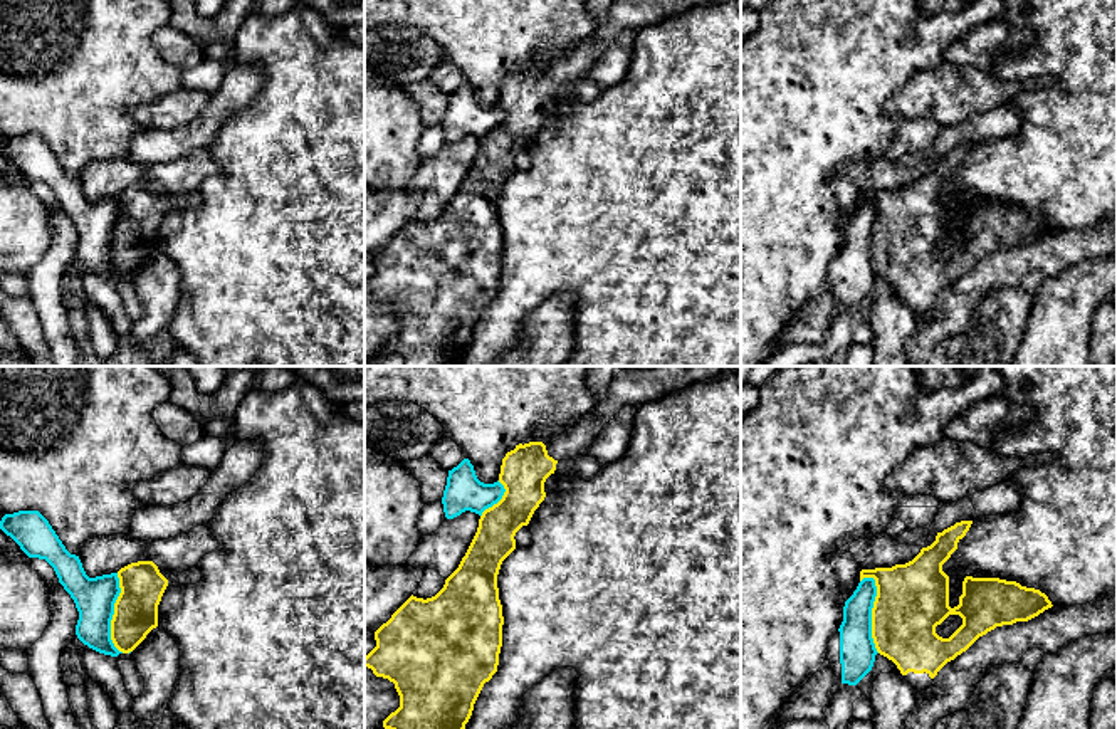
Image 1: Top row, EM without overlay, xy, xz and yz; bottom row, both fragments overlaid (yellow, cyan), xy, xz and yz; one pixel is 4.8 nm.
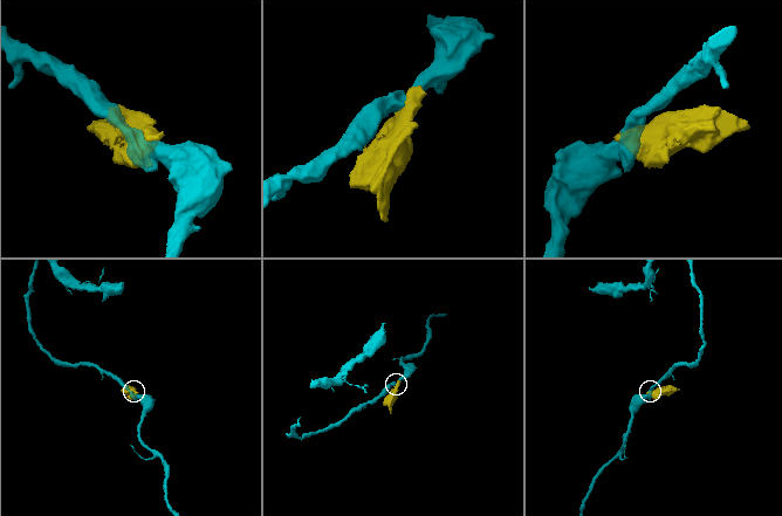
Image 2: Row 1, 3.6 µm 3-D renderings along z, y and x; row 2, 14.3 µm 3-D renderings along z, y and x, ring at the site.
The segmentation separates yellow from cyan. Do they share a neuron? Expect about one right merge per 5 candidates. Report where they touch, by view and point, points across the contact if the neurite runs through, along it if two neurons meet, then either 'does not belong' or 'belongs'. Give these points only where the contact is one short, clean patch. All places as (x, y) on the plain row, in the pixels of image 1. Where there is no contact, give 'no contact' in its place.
yz (872, 236) | does not belong

